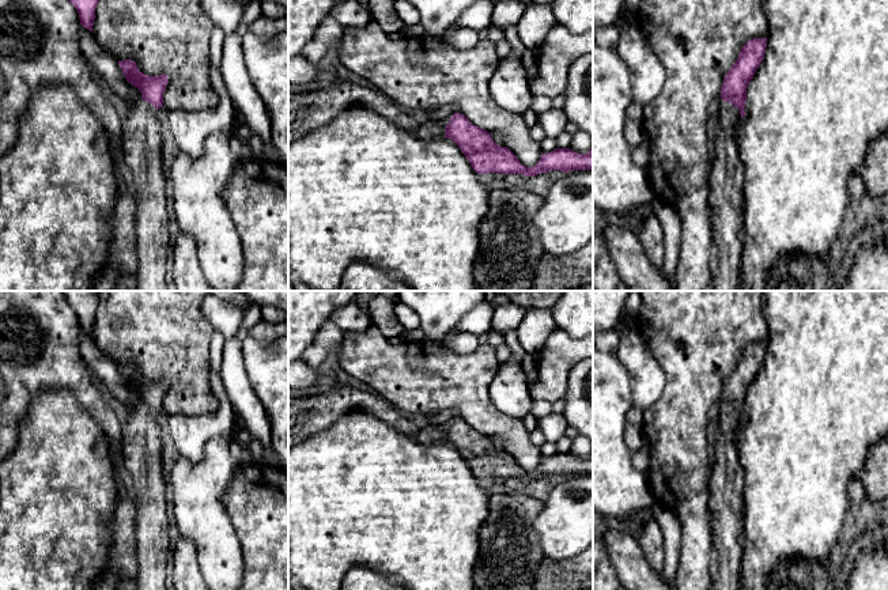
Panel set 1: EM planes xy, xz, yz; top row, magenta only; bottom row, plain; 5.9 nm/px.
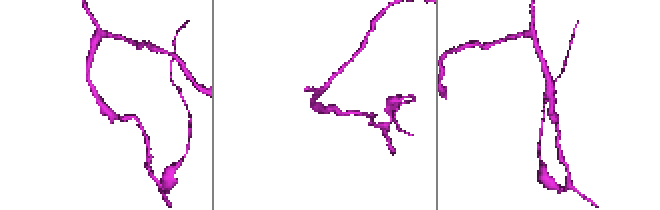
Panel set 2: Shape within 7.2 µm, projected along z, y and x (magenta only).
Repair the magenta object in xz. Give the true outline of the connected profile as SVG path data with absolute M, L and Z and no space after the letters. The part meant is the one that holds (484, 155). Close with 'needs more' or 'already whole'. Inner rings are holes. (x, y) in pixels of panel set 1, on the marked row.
M461 113L443 120L428 120L419 125L415 135L422 140L443 136L451 139L477 174L502 173L533 177L551 170L563 173L593 170L593 150L578 154L570 148L555 148L543 154L533 167L522 166L507 147L498 145L485 129L473 125Z; needs more

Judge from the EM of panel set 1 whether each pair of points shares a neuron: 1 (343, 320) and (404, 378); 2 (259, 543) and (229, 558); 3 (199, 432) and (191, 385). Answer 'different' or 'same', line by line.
1: different
2: different
3: different

